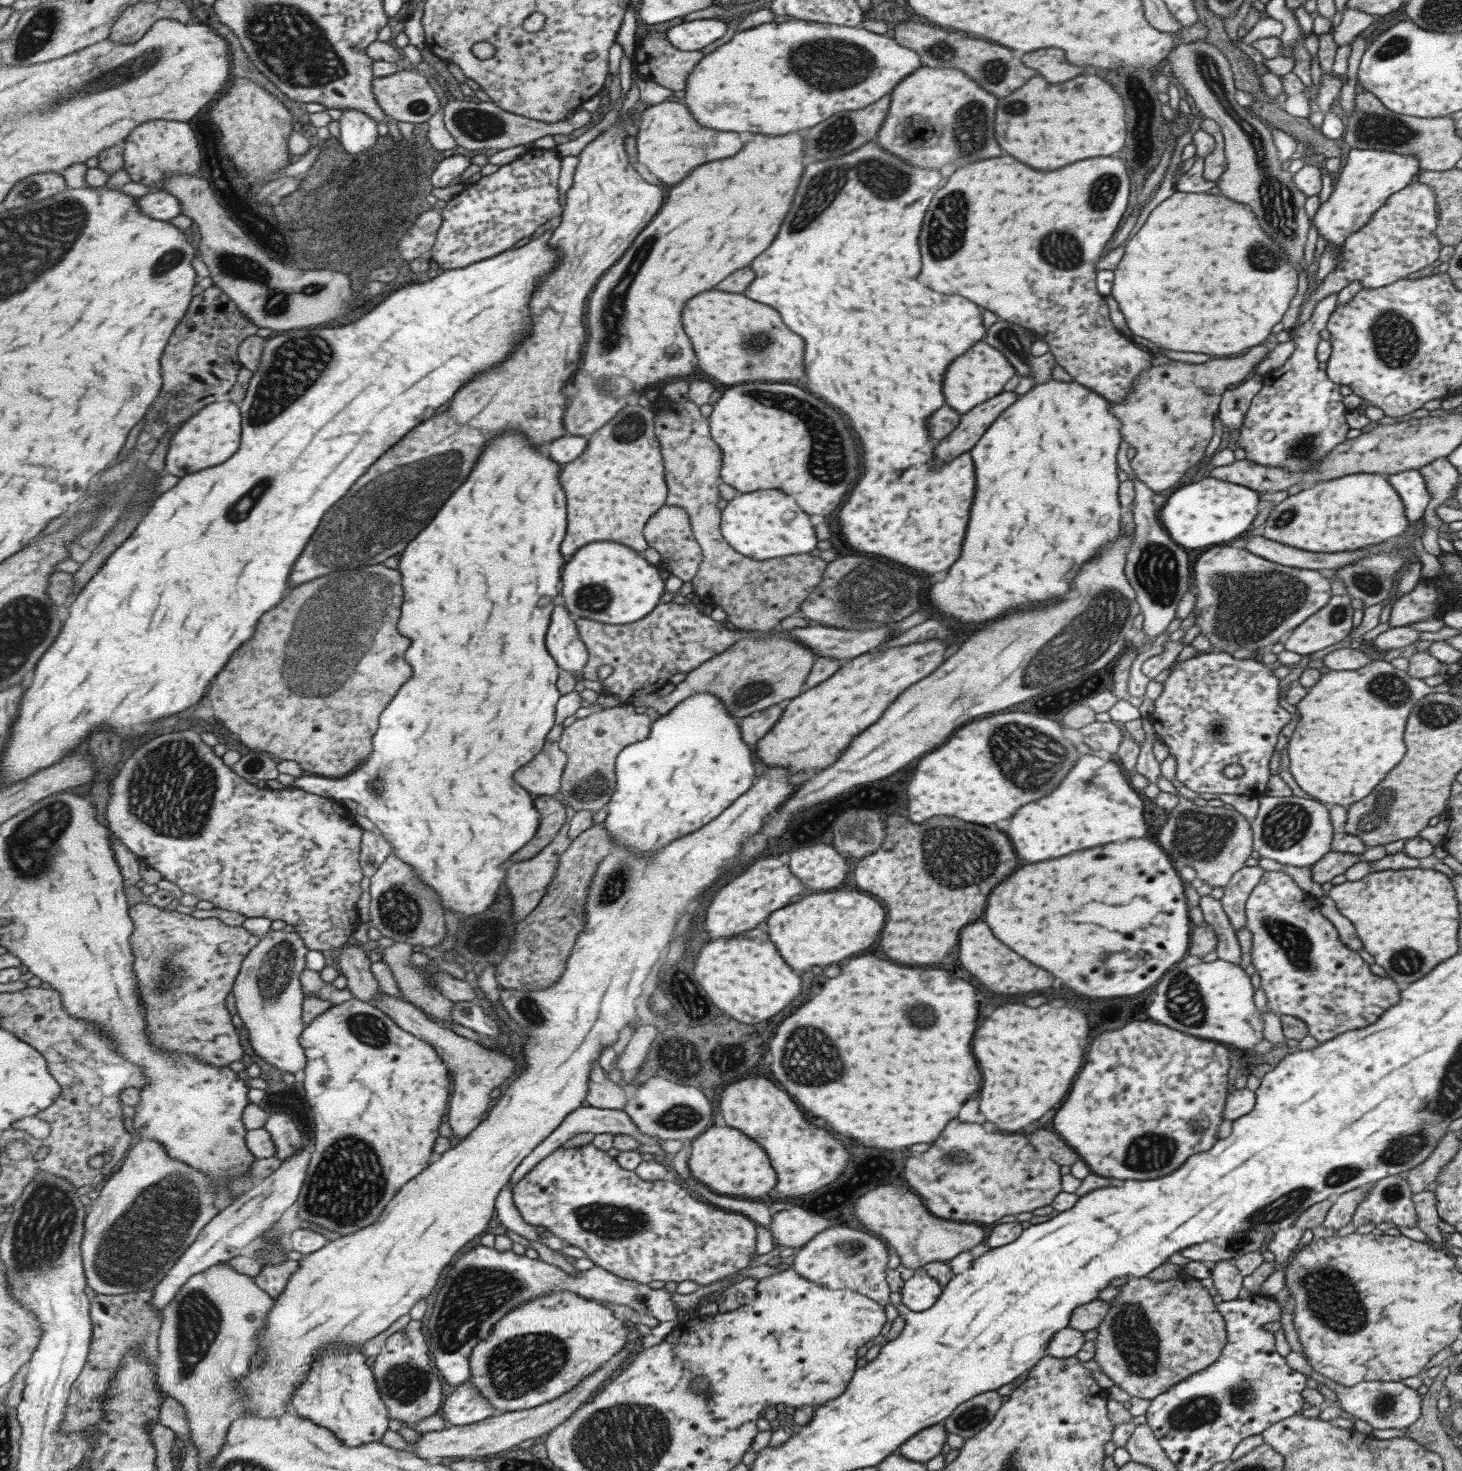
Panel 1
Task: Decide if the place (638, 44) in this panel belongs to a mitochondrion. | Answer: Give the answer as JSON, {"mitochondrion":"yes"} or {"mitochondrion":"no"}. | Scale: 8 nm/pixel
{"mitochondrion":"no"}

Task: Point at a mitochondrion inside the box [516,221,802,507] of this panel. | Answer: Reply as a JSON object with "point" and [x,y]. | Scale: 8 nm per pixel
{"point":[612,313]}

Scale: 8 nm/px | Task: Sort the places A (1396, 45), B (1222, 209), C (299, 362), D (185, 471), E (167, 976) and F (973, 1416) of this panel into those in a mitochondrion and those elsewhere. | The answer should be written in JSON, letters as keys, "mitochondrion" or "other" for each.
{"A":"mitochondrion","B":"other","C":"mitochondrion","D":"other","E":"mitochondrion","F":"mitochondrion"}

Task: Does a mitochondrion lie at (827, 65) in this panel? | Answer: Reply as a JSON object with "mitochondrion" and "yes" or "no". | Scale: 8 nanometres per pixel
{"mitochondrion":"yes"}

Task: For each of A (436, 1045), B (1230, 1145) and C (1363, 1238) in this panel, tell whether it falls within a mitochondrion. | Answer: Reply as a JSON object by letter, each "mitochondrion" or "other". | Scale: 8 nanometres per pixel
{"A":"other","B":"other","C":"other"}

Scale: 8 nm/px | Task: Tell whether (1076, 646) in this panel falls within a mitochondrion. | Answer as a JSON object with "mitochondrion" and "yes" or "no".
{"mitochondrion":"yes"}

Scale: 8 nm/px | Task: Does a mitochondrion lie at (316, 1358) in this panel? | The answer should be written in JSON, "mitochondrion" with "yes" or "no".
{"mitochondrion":"no"}

